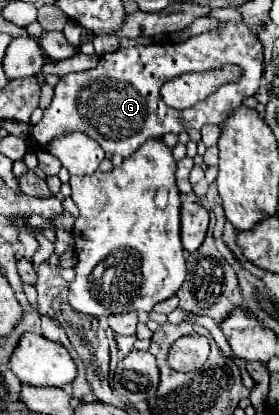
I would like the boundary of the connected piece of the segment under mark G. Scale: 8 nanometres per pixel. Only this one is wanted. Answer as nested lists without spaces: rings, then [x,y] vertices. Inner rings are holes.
[[[228,22],[218,32],[204,32],[184,42],[120,48],[112,54],[104,54],[96,68],[60,78],[54,88],[52,104],[44,110],[44,118],[32,126],[32,140],[40,150],[48,150],[52,140],[78,130],[96,140],[106,154],[120,154],[126,158],[150,138],[162,138],[168,132],[180,134],[188,128],[200,130],[204,124],[224,124],[236,108],[242,106],[242,100],[254,96],[260,88],[262,60],[262,44],[244,22]],[[226,64],[234,64],[242,70],[240,80],[222,84],[192,108],[176,110],[160,100],[160,88],[168,80],[190,72],[220,70]]]

